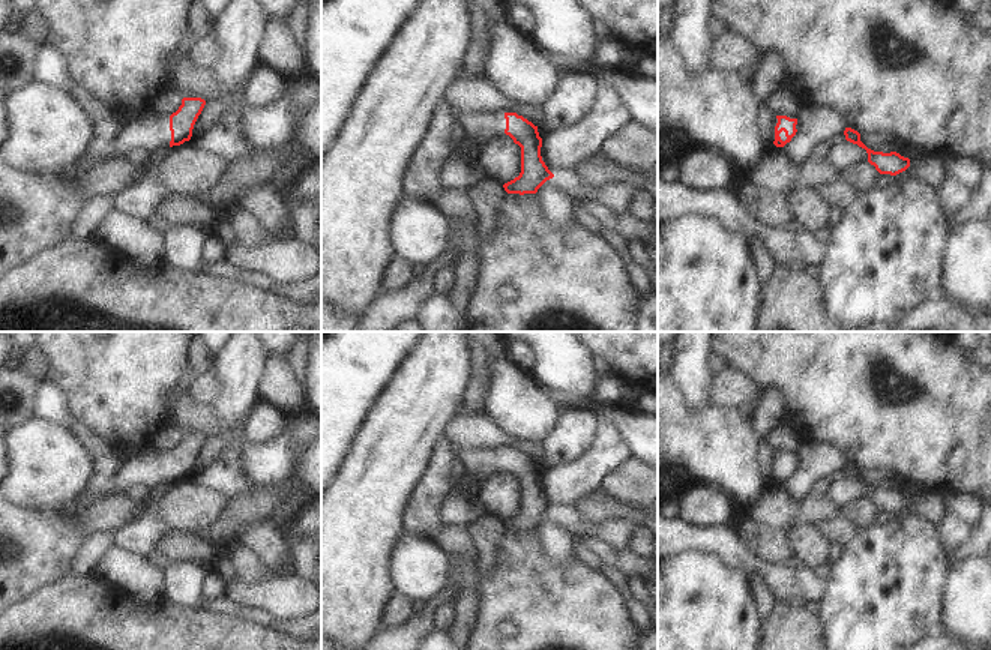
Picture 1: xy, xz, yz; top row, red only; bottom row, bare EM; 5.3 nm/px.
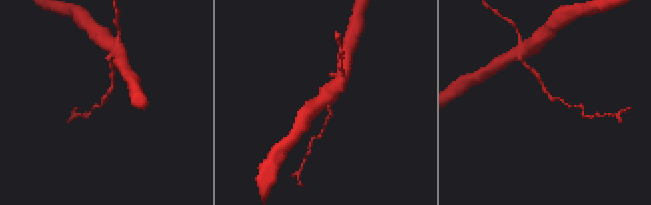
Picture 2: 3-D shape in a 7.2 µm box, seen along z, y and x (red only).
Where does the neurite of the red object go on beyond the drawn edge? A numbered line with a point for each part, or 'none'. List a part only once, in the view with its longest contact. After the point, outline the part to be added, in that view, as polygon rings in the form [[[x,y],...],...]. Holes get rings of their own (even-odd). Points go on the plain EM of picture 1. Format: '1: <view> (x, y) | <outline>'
1: xy (149, 467) | [[[147,446],[126,458],[126,462],[117,470],[108,494],[123,494],[132,485],[144,485],[152,491],[162,483],[170,483],[170,477],[170,453]]]

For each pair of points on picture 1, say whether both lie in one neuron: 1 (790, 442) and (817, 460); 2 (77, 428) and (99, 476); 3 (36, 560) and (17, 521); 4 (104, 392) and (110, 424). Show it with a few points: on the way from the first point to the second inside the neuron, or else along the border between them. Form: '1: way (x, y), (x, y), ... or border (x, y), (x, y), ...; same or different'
1: border (801, 443), (795, 454); different
2: way (89, 440), (99, 451), (99, 464); same
3: way (27, 551), (27, 547), (17, 536), (17, 530); same
4: way (110, 400), (110, 416); same

